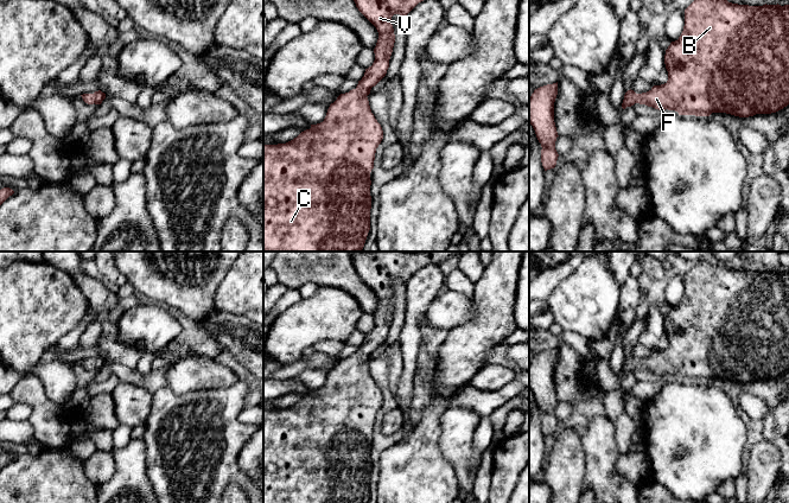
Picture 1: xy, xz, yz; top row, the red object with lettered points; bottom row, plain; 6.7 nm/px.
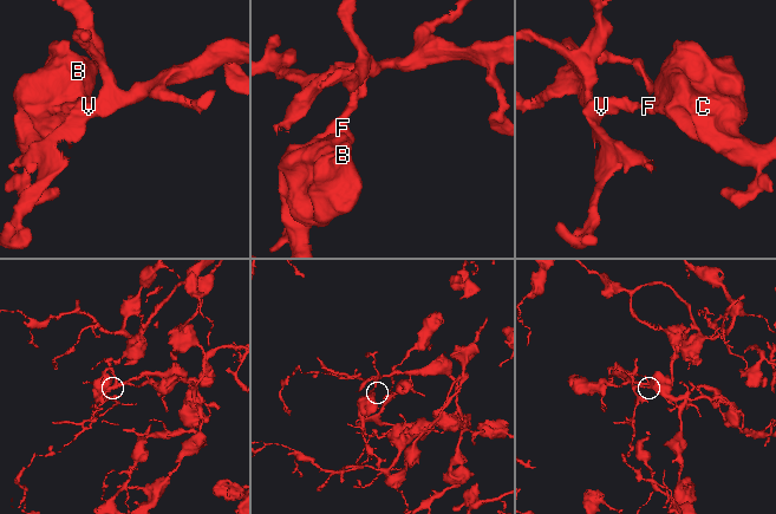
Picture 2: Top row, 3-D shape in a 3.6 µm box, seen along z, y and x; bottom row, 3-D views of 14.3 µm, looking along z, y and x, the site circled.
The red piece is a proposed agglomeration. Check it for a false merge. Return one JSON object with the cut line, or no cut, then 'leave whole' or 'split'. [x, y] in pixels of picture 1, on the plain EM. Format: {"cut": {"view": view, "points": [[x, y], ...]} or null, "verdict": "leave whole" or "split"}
{"cut": null, "verdict": "leave whole"}

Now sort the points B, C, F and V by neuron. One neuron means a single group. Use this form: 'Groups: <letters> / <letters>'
Groups: B C F V

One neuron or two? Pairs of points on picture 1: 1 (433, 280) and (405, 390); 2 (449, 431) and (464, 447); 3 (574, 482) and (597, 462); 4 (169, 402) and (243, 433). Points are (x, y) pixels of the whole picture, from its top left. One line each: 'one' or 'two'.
1: one
2: one
3: two
4: one

